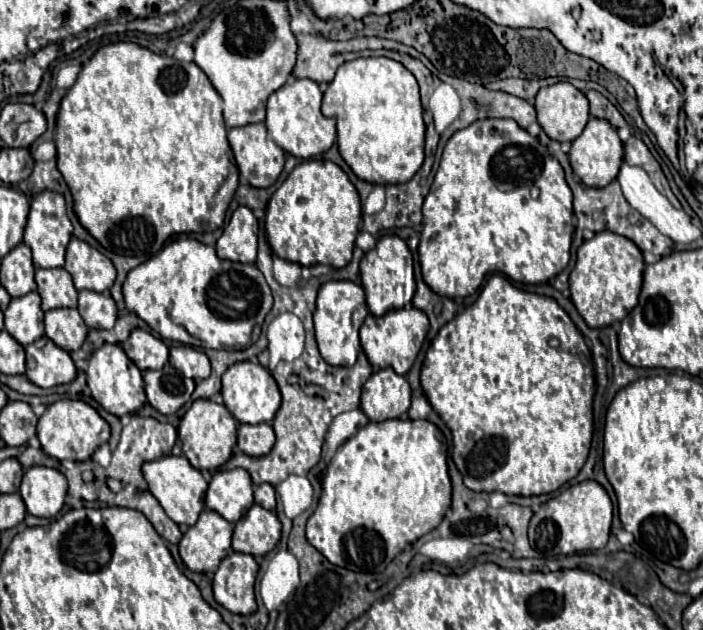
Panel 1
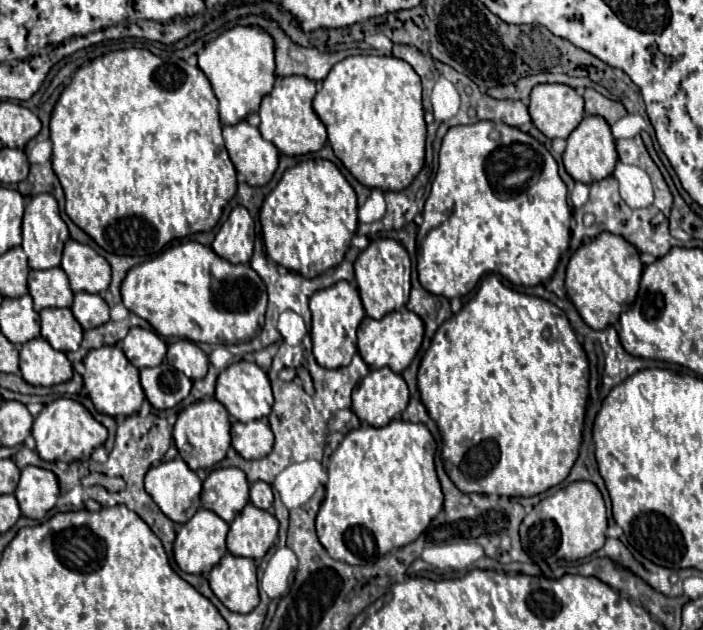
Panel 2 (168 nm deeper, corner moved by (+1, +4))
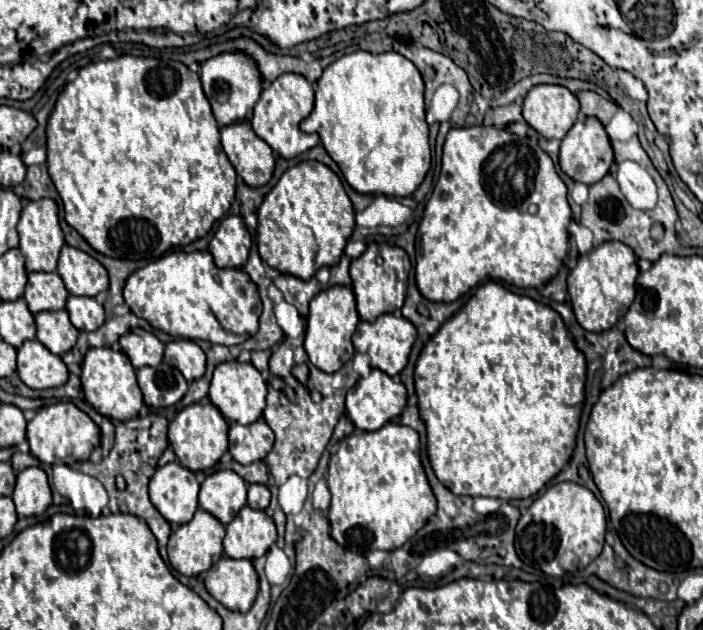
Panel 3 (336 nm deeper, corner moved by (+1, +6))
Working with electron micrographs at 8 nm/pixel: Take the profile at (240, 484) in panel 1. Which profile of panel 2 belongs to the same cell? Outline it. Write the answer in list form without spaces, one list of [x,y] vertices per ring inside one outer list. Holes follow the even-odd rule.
[[[216,468],[202,486],[202,506],[216,512],[224,522],[232,522],[248,504],[248,480],[242,470]]]

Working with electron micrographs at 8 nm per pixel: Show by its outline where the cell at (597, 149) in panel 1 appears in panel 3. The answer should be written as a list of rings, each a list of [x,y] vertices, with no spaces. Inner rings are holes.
[[[580,116],[576,124],[566,134],[566,142],[562,140],[560,146],[560,168],[572,180],[582,184],[594,184],[602,180],[614,162],[614,150],[610,146],[610,138],[600,124],[600,120],[592,120],[592,116]]]

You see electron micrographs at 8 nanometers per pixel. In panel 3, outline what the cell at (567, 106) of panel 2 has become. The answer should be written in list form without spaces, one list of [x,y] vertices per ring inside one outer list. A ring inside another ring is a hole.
[[[540,84],[528,92],[522,104],[524,120],[544,138],[562,140],[580,112],[576,96],[558,84]]]

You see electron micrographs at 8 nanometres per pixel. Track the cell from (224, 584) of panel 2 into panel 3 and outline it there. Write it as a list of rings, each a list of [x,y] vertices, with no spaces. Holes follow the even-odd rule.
[[[222,556],[204,578],[206,590],[228,610],[248,612],[258,594],[258,574],[250,560]]]

